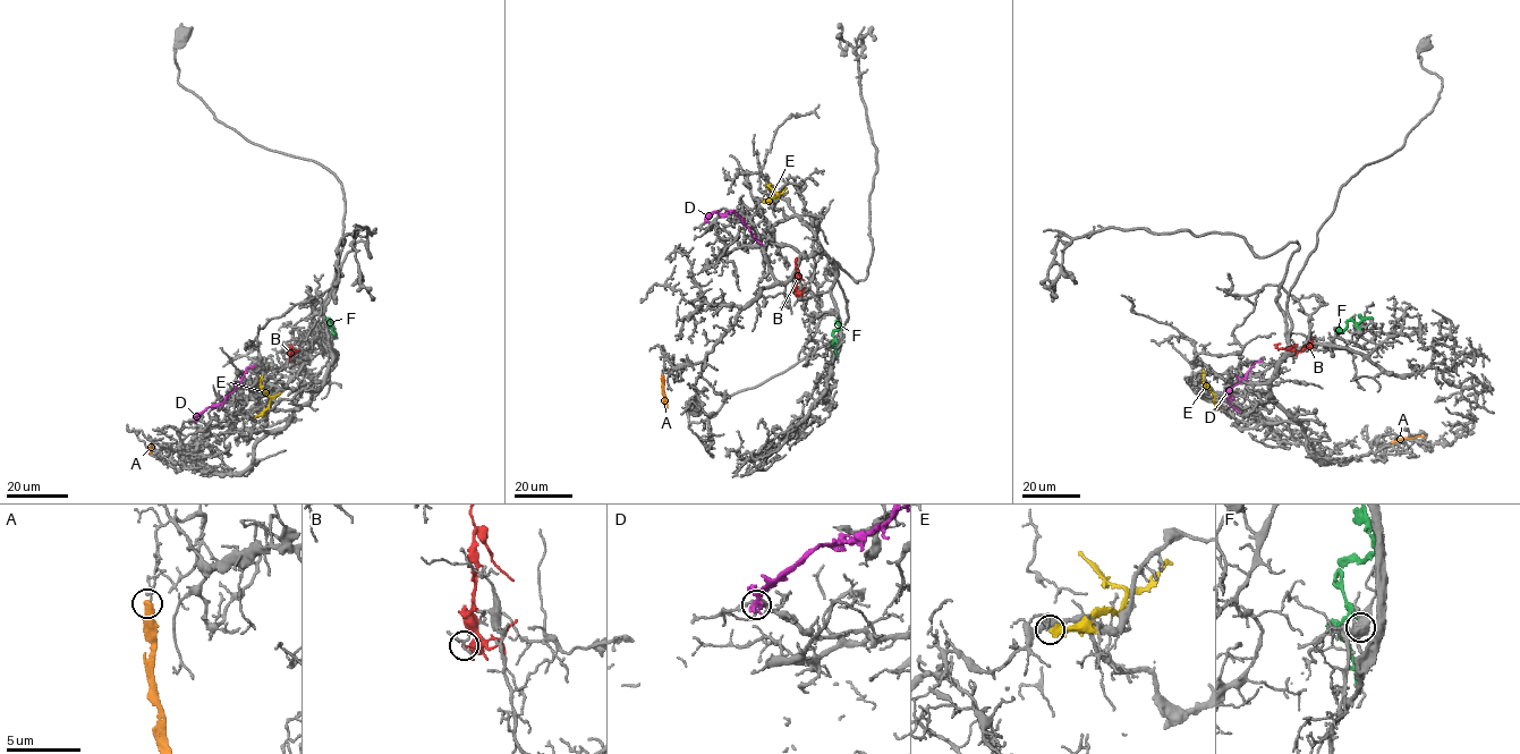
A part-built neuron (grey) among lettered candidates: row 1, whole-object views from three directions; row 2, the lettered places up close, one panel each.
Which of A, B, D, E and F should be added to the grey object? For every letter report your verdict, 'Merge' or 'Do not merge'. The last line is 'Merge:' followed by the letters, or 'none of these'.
A: Do not merge
B: Do not merge
D: Do not merge
E: Do not merge
F: Do not merge
Merge: none of these

